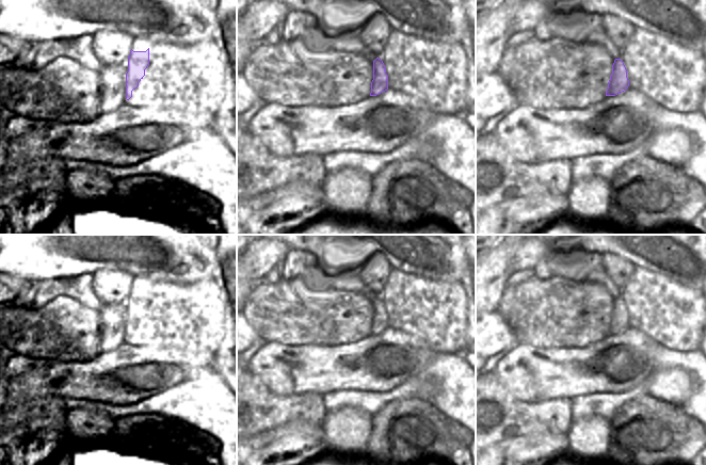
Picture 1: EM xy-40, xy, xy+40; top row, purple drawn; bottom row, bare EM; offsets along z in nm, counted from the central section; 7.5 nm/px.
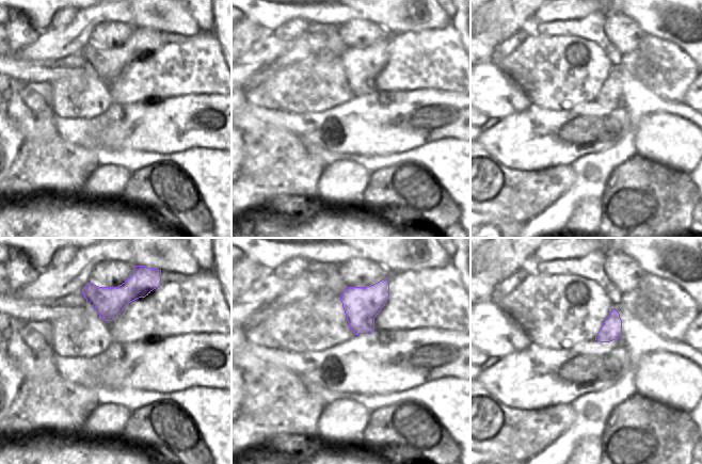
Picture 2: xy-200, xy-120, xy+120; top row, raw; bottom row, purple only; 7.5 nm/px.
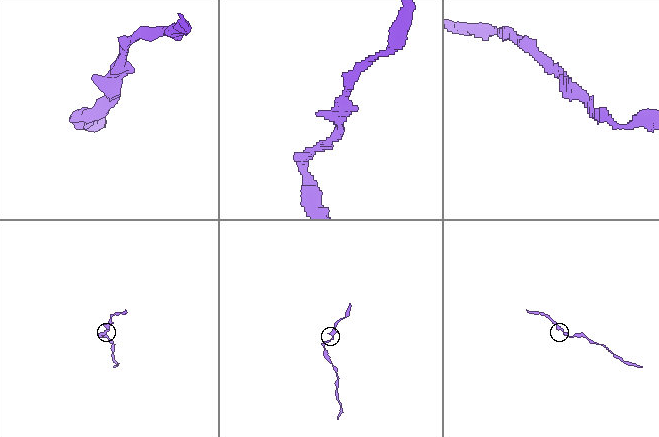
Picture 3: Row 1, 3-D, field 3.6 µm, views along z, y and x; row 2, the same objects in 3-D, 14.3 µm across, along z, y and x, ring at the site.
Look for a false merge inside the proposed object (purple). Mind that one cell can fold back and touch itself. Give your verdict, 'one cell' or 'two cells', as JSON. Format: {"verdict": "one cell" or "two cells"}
{"verdict": "one cell"}

